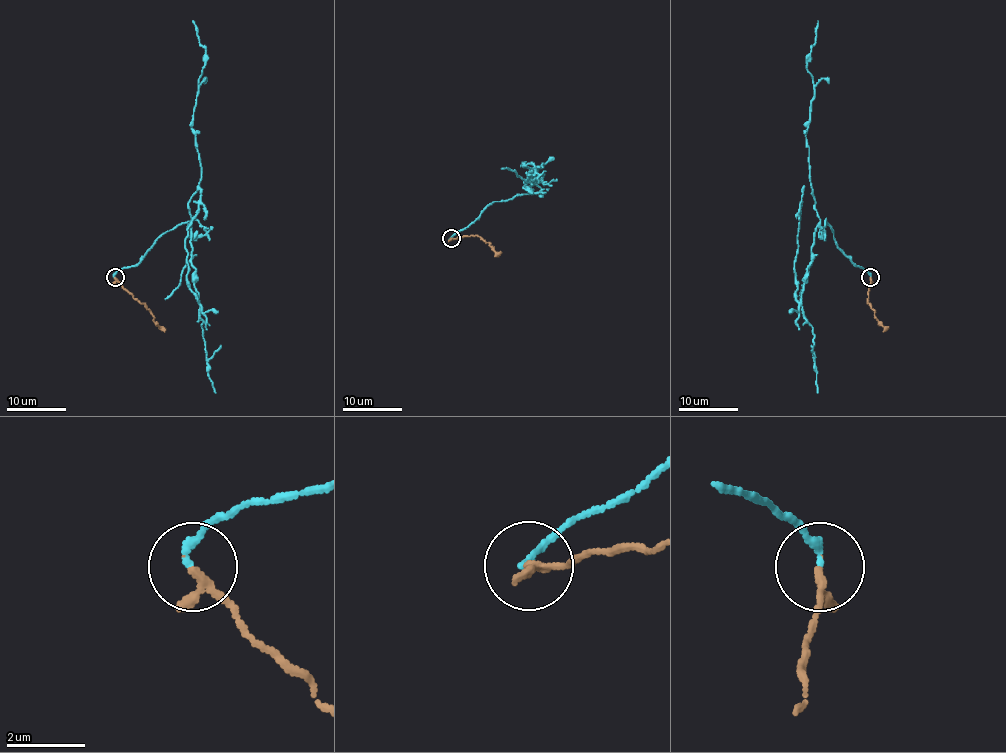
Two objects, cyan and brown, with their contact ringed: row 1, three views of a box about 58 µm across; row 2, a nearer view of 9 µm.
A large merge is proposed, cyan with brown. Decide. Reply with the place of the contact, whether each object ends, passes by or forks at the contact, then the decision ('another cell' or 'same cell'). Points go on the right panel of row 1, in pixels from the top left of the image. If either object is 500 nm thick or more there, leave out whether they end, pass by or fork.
place (870, 277); cyan ends; brown passes by; another cell

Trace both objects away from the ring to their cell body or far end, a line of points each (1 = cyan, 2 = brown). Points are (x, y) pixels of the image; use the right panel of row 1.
1: (871, 277), (837, 246), (826, 219), (825, 235), (814, 207), (805, 132), (814, 94), (807, 56), (817, 20)
2: (871, 277), (868, 304), (884, 328), (883, 332)

